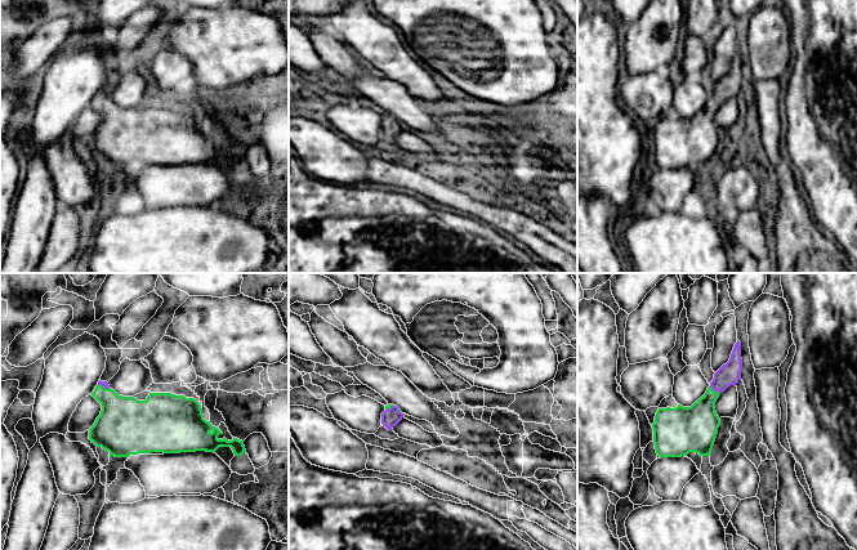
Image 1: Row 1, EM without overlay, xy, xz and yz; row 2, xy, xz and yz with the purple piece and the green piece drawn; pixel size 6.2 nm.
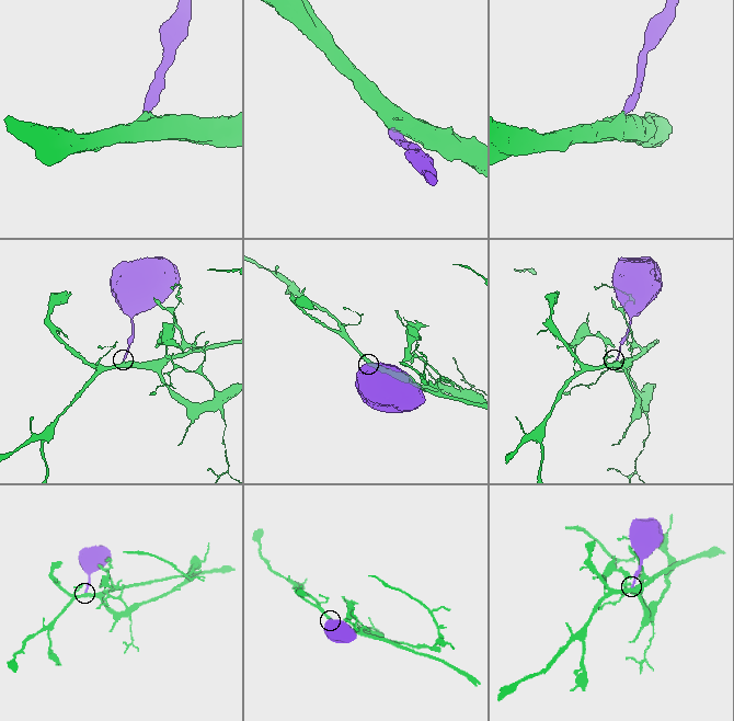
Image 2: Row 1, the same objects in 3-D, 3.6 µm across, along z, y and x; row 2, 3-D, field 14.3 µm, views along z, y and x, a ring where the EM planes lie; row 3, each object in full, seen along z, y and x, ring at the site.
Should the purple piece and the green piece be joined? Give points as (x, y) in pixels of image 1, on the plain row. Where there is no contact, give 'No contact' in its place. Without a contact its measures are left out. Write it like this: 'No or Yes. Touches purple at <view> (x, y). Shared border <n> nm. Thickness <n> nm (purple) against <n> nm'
Yes. Touches purple at yz (714, 102). Shared border 80 nm. Thickness 140 nm (purple) against 260 nm

